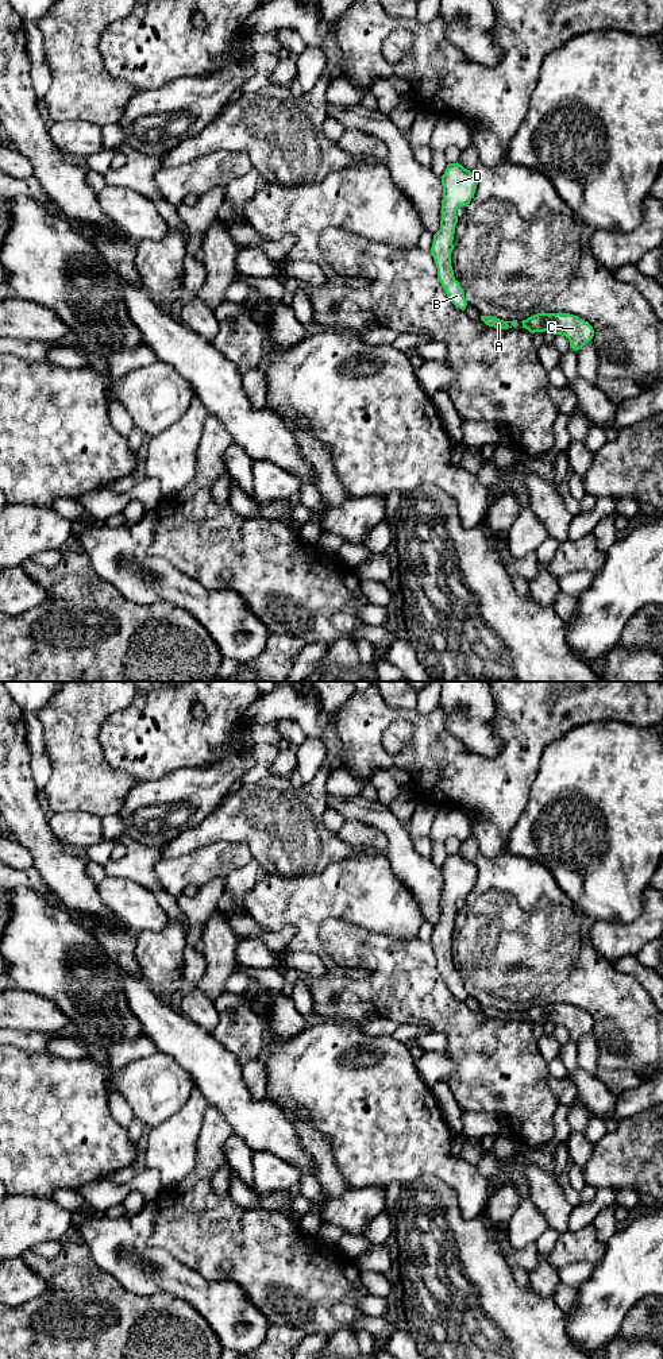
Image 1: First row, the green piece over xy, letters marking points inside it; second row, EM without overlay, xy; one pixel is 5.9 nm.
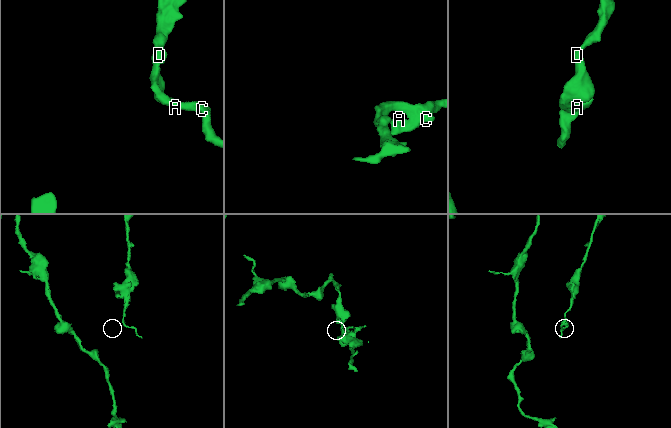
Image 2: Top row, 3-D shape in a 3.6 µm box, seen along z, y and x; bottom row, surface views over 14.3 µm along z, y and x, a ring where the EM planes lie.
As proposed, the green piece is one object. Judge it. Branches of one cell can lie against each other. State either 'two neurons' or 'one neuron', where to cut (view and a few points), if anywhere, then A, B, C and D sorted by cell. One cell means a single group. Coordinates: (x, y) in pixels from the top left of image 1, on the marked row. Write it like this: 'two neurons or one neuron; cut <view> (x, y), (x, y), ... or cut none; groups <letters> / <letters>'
one neuron; cut none; groups A B C D

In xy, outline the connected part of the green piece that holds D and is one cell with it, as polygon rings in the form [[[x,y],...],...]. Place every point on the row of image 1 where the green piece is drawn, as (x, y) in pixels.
[[[448,163],[440,177],[443,185],[440,229],[433,235],[431,254],[435,259],[439,281],[448,300],[459,309],[467,306],[465,292],[454,277],[451,252],[454,250],[454,233],[458,223],[456,209],[469,206],[474,197],[478,181],[474,173],[462,165]]]

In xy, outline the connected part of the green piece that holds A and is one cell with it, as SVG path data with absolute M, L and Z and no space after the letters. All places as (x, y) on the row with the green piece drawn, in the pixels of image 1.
M481 316L481 320L486 325L500 328L500 329L508 329L508 328L512 328L512 327L514 327L514 328L517 327L517 320L504 321L504 320L500 320L497 317L493 317L493 316Z

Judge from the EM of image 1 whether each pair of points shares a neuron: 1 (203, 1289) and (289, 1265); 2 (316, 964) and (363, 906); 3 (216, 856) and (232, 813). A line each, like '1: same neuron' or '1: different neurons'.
1: different neurons
2: different neurons
3: different neurons

